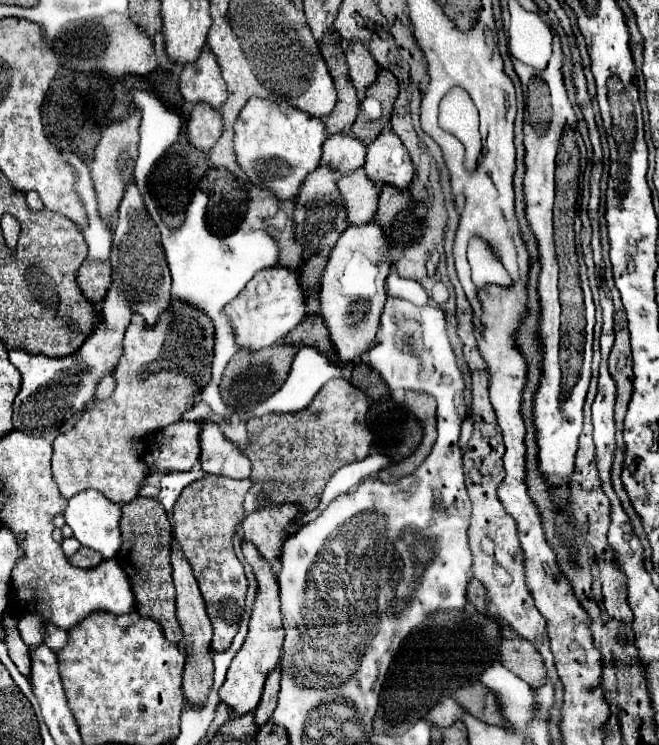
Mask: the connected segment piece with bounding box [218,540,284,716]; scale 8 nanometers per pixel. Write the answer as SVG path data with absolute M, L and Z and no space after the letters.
M242 540L242 554L252 564L260 590L258 590L258 596L256 596L256 604L252 608L250 630L248 630L246 642L238 650L238 654L234 656L230 668L228 668L226 682L222 684L222 688L218 692L220 700L236 716L244 716L246 712L254 712L254 708L258 706L266 674L270 674L276 668L276 664L280 662L282 640L284 640L284 630L282 630L282 620L280 620L278 584L276 584L276 576L272 572L272 566L270 566L270 562L266 558L262 558L262 554L258 552L258 548L254 548L254 544L248 544L246 540Z

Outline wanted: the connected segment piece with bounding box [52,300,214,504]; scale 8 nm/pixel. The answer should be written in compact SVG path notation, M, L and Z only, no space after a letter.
M172 300L170 308L160 316L154 328L148 328L142 316L138 314L132 318L124 336L124 354L114 370L116 390L112 398L108 398L106 402L94 400L90 408L84 410L82 418L68 432L60 432L54 440L52 476L64 498L72 498L88 488L94 488L112 502L120 504L126 504L136 498L138 486L148 474L148 466L140 462L140 456L144 454L146 436L162 426L180 420L180 414L192 408L192 396L202 388L202 380L198 378L210 378L214 346L212 332L214 328L208 318L180 300Z

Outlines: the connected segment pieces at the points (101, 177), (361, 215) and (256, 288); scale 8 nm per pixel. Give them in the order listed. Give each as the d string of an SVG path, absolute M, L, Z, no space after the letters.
M130 112L126 118L110 124L102 132L102 138L94 150L90 174L92 174L92 184L94 184L94 192L96 192L96 200L98 200L98 212L106 226L112 226L112 218L118 210L124 190L126 190L128 182L132 180L132 170L134 170L134 164L138 158L138 124L140 124L140 114Z
M364 168L338 180L338 190L342 192L346 204L348 226L362 226L374 218L378 204L378 188L364 174Z
M266 268L258 272L238 294L238 298L224 308L224 316L234 328L236 344L240 348L248 348L250 352L258 352L282 340L302 322L304 314L304 296L298 284L298 274L288 268Z

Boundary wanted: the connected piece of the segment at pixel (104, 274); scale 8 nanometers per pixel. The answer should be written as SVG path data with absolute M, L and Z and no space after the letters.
M86 260L80 270L78 270L78 276L76 276L76 284L80 288L80 292L86 294L86 298L92 302L92 304L98 304L108 286L110 286L110 262L90 262Z

